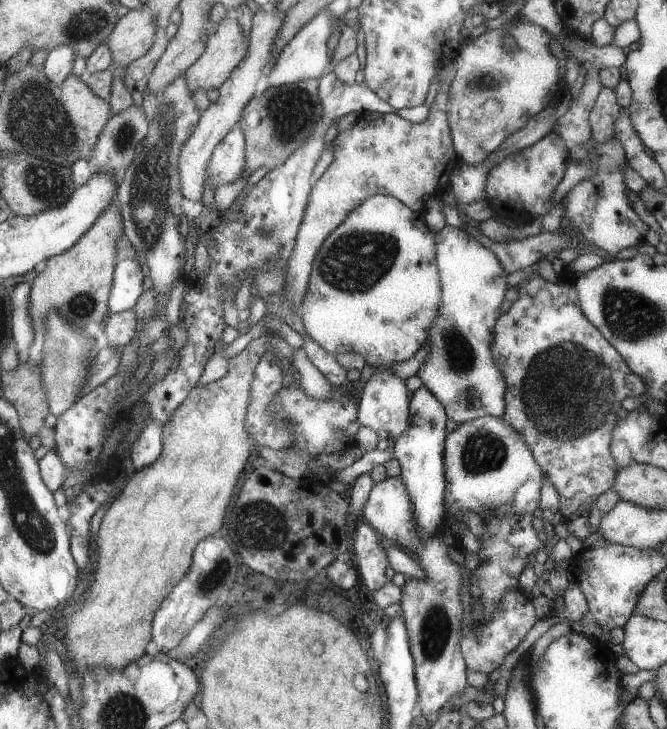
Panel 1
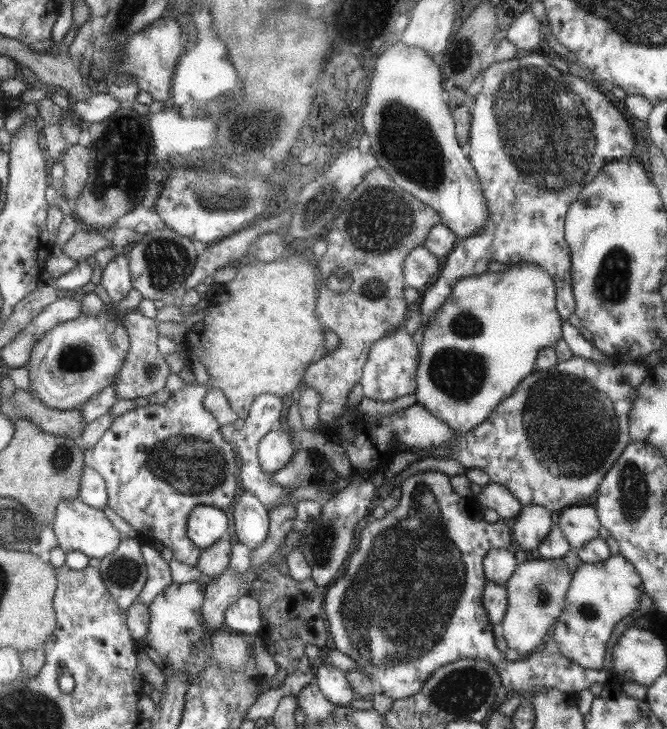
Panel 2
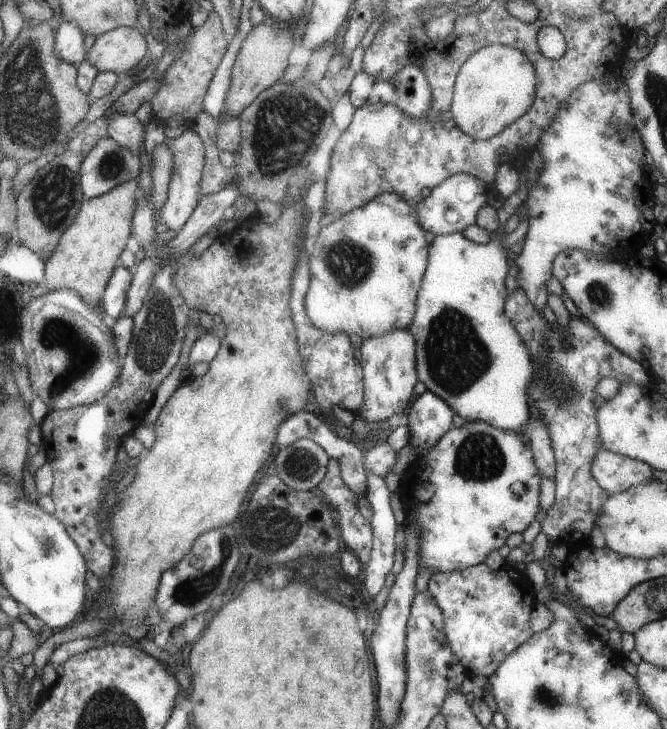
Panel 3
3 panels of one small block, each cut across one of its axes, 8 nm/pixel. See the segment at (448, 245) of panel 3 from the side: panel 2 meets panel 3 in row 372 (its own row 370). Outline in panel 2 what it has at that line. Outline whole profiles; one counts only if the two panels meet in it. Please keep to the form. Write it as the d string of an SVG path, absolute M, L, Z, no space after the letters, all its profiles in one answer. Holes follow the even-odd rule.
M507 264L505 271L498 271L497 273L485 271L483 274L477 276L467 276L466 278L459 279L454 284L450 296L446 300L446 304L438 309L433 320L426 328L422 329L422 341L418 347L418 367L416 368L416 389L414 397L419 405L427 409L427 412L432 413L438 417L440 421L450 425L456 434L465 434L481 423L486 422L488 416L492 414L495 407L498 406L503 399L511 395L515 388L520 386L519 380L525 378L531 370L533 364L537 364L538 352L545 348L553 348L555 342L561 338L560 323L563 321L562 317L558 315L558 311L554 305L554 281L542 268L534 264Z

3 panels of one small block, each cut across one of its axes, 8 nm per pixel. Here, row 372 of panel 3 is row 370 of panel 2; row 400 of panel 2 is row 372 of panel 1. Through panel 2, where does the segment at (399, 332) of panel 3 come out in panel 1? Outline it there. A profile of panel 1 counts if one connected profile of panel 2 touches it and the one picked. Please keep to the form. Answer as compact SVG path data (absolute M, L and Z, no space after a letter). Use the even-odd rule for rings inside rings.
M378 365L373 367L376 373L362 388L358 400L357 419L359 424L368 426L377 433L379 439L385 439L389 443L405 432L408 425L408 401L407 391L411 387L409 381L402 381L389 373L386 368L391 365Z

